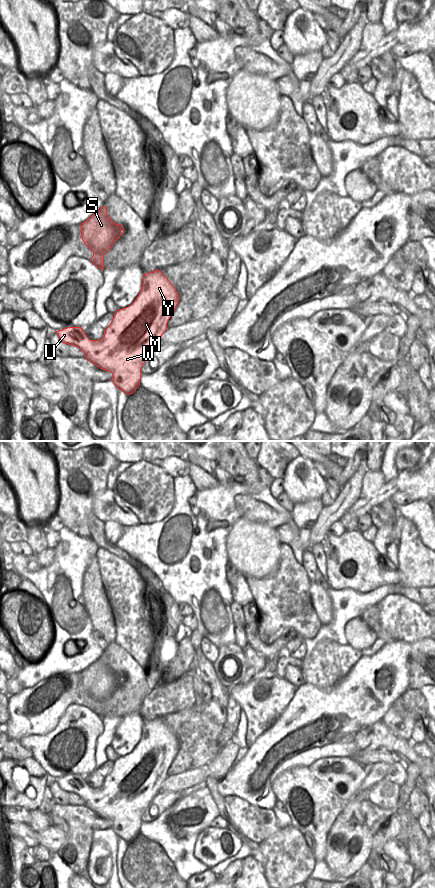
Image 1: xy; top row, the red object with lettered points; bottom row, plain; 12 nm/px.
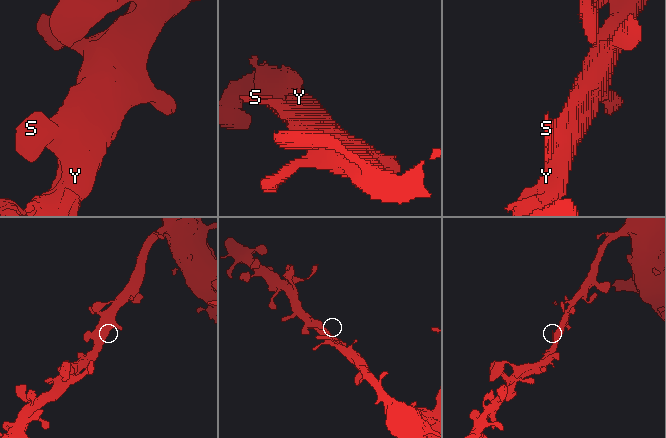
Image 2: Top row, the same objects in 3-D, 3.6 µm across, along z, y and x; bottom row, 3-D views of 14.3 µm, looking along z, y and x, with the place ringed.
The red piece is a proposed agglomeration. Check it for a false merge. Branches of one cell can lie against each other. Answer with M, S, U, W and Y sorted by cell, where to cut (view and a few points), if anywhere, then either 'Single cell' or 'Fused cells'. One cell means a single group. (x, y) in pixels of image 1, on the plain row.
Groups: M S U W Y. No split. Single cell.

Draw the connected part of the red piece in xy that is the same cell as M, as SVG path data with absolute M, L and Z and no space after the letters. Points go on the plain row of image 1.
M160 719L144 722L141 739L128 755L118 757L100 788L90 788L81 775L67 775L56 779L61 790L78 795L85 806L102 818L112 821L111 829L127 843L140 834L141 816L152 799L159 793L167 778L167 771L179 750L174 733Z

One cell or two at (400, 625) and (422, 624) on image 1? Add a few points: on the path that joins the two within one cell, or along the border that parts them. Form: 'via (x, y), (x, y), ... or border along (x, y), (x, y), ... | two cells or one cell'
via (405, 624), (417, 624) | one cell

